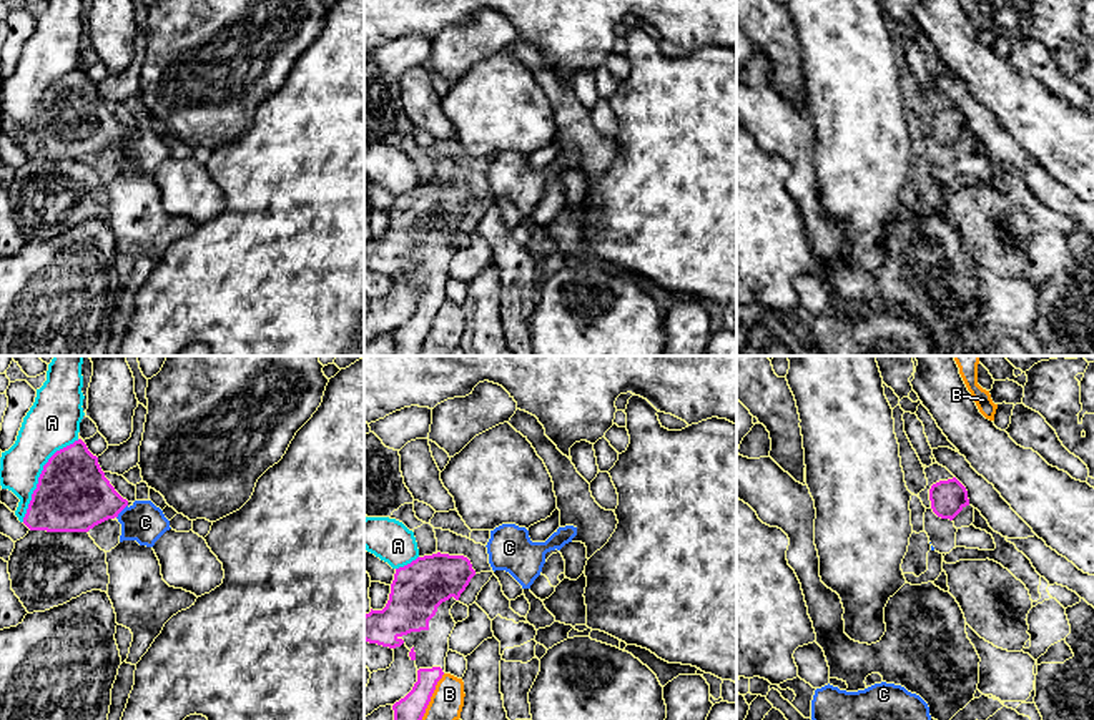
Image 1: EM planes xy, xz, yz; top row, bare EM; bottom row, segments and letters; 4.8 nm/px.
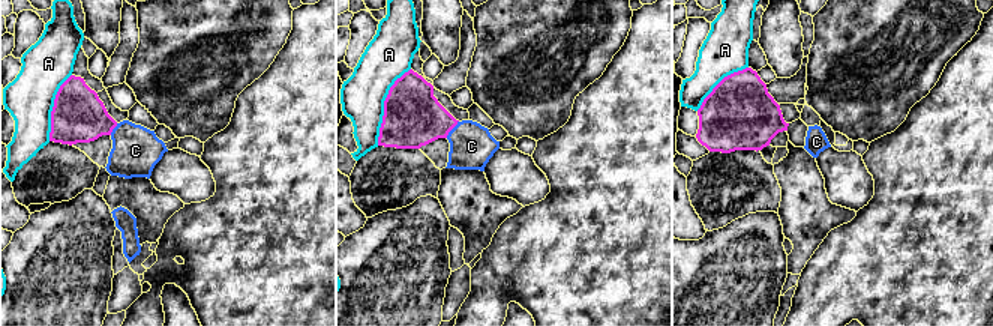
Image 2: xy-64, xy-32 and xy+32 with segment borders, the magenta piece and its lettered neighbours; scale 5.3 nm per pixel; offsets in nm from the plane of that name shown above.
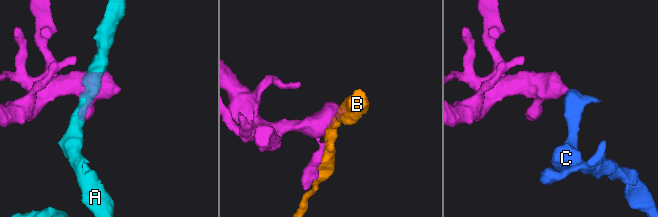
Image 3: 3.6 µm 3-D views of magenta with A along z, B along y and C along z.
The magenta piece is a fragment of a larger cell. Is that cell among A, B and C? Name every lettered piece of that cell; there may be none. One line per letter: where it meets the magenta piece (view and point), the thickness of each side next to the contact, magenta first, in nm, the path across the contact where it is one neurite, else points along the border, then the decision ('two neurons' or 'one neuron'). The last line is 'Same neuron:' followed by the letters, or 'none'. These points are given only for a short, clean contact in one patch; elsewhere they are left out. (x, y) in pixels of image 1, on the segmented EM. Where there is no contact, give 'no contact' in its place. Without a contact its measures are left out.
A: contact xy (40, 476); calibres 360 and 240 nm; two neurons
B: contact xz (431, 695); calibres 130 and 160 nm; two neurons
C: contact xy (122, 509); calibres 360 and 200 nm; way xy (72, 496), (83, 496), (122, 509), (132, 519), (145, 522); one neuron
Same neuron: C

